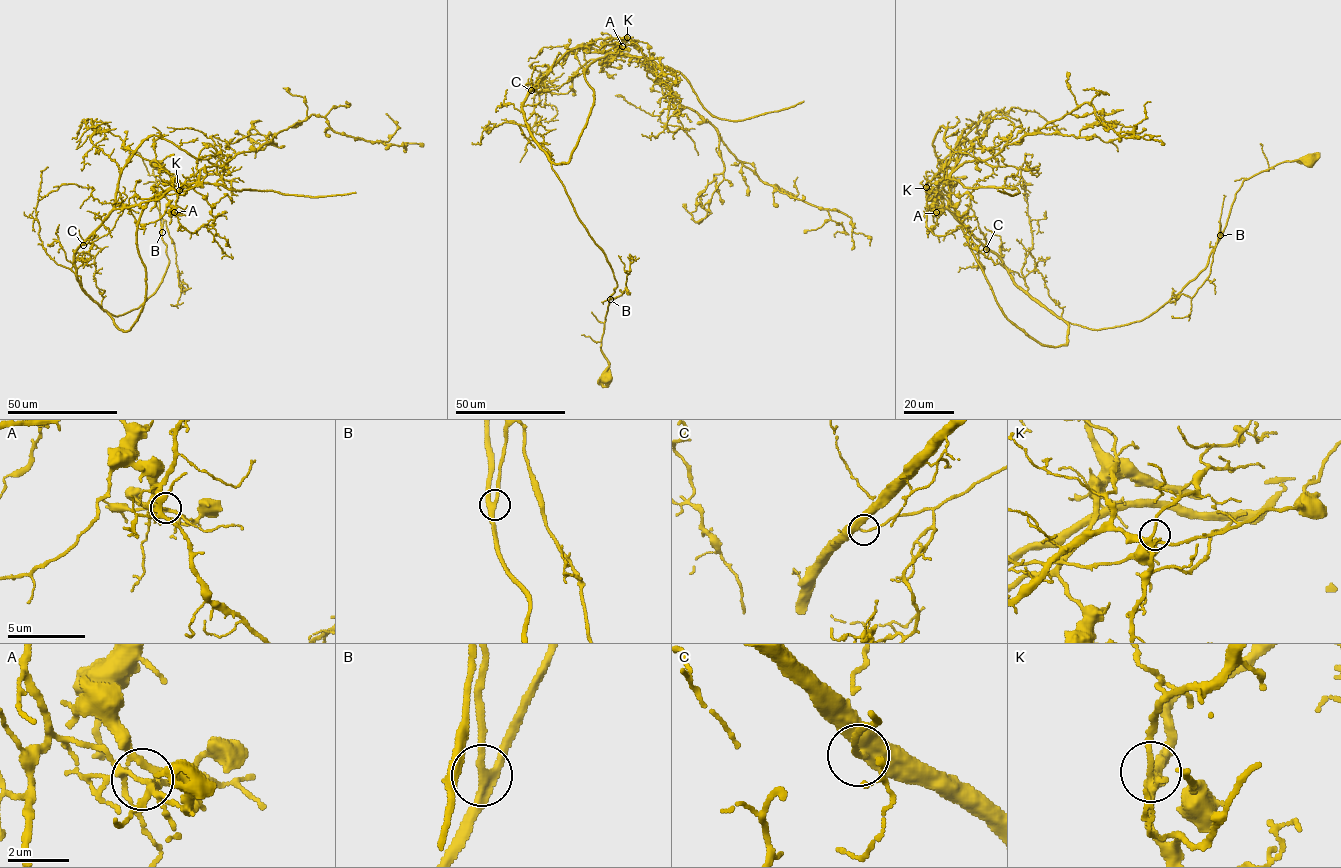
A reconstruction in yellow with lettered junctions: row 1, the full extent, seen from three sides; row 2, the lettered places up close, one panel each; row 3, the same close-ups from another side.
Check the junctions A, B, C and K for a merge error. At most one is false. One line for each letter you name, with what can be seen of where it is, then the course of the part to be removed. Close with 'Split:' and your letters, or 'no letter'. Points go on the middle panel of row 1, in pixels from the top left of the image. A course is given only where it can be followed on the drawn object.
A: place (622, 46); course (622, 46), (613, 47), (621, 54), (649, 58), (678, 71), (700, 103), (718, 118), (743, 120), (804, 100)
Split: A

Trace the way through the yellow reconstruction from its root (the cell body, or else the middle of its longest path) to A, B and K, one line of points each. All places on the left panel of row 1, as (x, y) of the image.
A: (158, 164), (169, 265), (138, 308), (104, 311), (83, 290), (74, 251), (133, 196), (164, 195), (174, 212)
B: (158, 164), (160, 166), (153, 169), (153, 174), (158, 184), (162, 232)
K: (158, 164), (169, 265), (138, 308), (104, 311), (83, 290), (74, 251), (113, 210), (179, 190)

